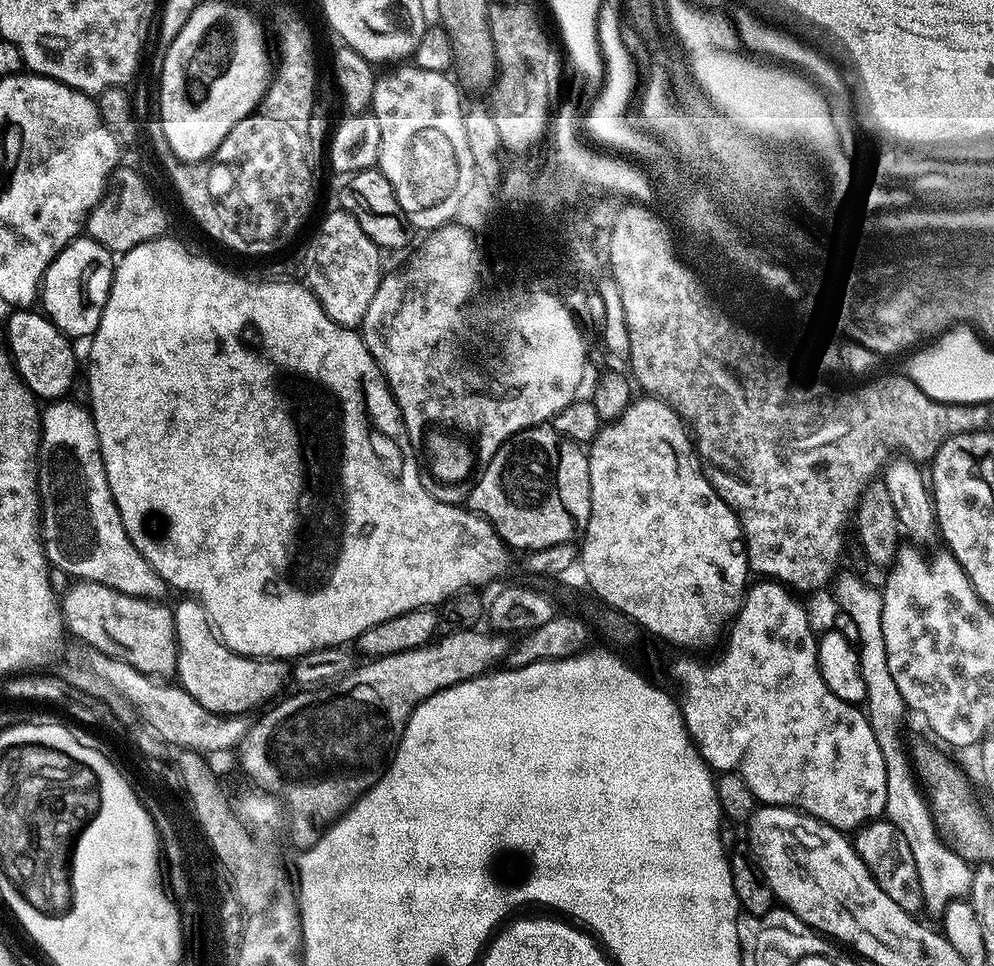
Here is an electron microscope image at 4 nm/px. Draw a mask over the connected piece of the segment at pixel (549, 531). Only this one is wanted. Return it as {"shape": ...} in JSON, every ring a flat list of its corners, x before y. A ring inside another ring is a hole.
{"shape":[[490,458,484,465,484,473,480,477,475,477,476,485,473,483,468,489,467,507,476,515,484,517,492,523,492,529,503,538,505,545,509,549,524,548,525,553,534,550,542,550,546,546,558,546,559,544,572,544,575,532,577,535,578,528,575,528,576,520,574,516,566,516,566,512,560,506,556,508,556,516,554,518,546,518,546,514,536,514,538,510,530,510,530,512,522,512,522,510,512,510,508,508,504,496,502,496,502,469,503,462,498,462,494,458]]}

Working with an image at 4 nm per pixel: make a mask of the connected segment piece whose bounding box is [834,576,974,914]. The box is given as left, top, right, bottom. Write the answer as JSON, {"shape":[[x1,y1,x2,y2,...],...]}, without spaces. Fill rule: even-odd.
{"shape":[[856,576,837,579,836,600,839,611,850,614,858,626,860,639,860,669,862,682,866,682,866,715,870,722,870,730,874,730,874,738,878,738,878,748,882,752,886,764,886,806,885,819,893,823,905,837,912,857,916,862,920,888,922,888,924,908,935,914,941,913,947,903,969,895,973,882,974,870,971,863,951,845,942,842,937,821,925,798,920,792,920,782,910,752,904,742,904,712,906,705,898,685,890,674,890,662,886,656,886,637,882,634,882,604,884,598,879,587,867,584],[920,787,920,788,919,788],[937,828,937,830,936,830],[940,835,940,836,939,836]]}

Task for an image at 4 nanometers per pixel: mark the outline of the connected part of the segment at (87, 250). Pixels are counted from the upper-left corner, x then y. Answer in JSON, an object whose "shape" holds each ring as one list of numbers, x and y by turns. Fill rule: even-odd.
{"shape":[[87,234,77,236,56,255,54,262,50,262,50,266,44,271,38,293,39,303,44,303,43,315,69,338,90,338,98,330,98,322,110,294,113,271,113,253]]}

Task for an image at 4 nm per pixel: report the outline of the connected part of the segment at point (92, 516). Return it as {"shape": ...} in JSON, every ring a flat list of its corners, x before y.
{"shape":[[68,399,51,401,43,409,40,418,38,487,42,509,42,539,48,563,53,568,61,568,68,577,76,580,93,580,122,594,160,600,163,592,166,592,165,582,150,566,150,562,142,558,134,542,130,542,126,526,122,526,120,511,110,494,110,482,106,478,106,466,102,462,96,424,92,421,91,411,83,403,75,404]]}

